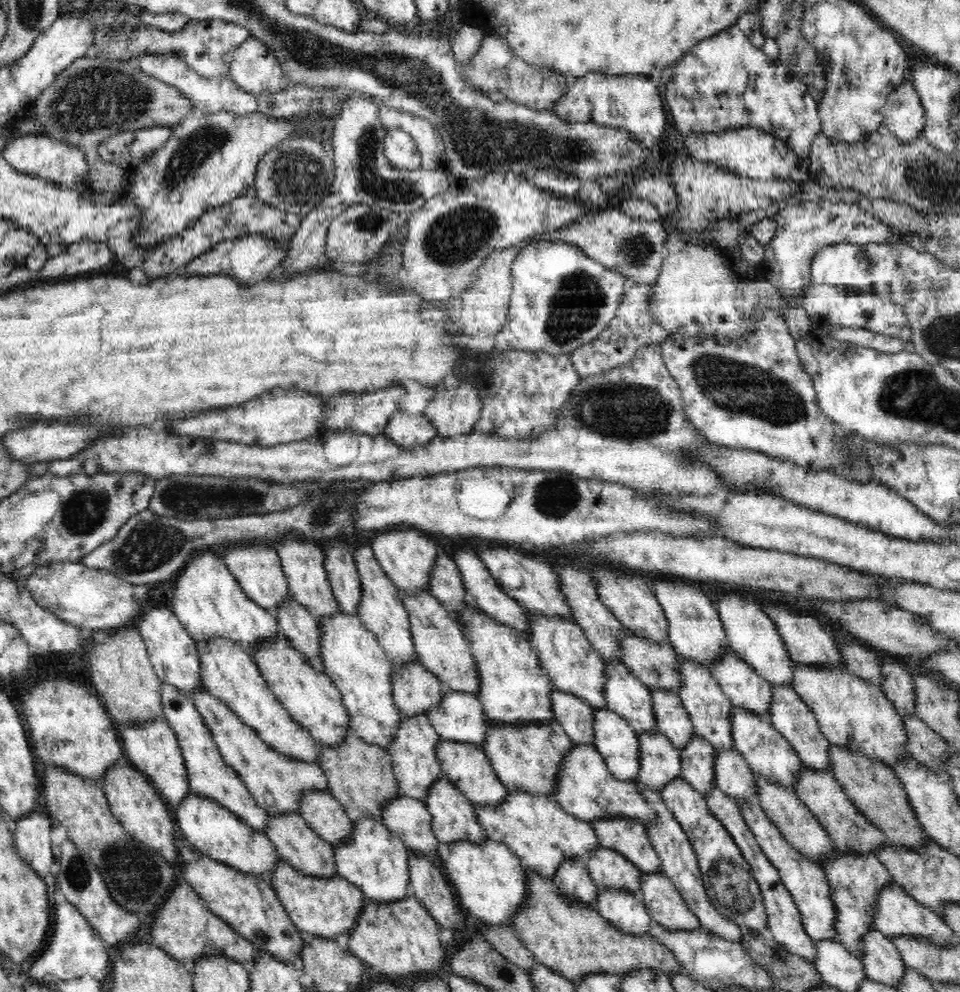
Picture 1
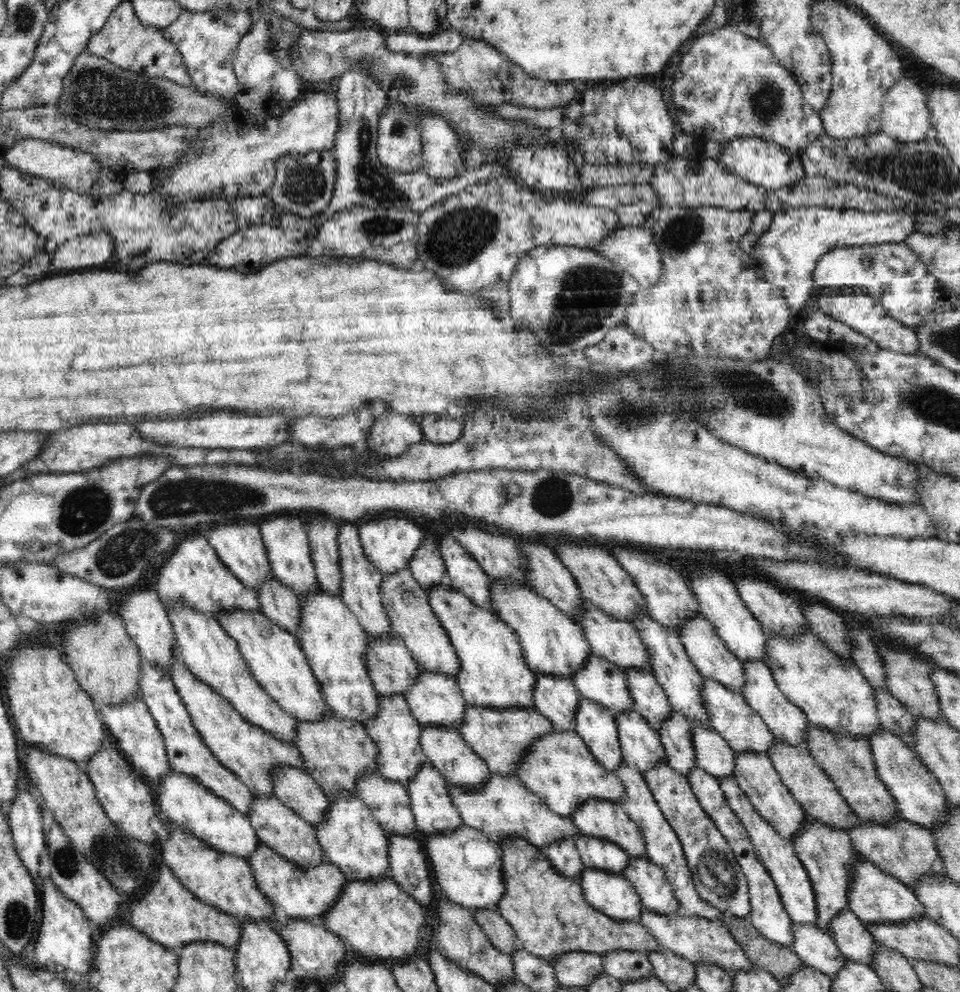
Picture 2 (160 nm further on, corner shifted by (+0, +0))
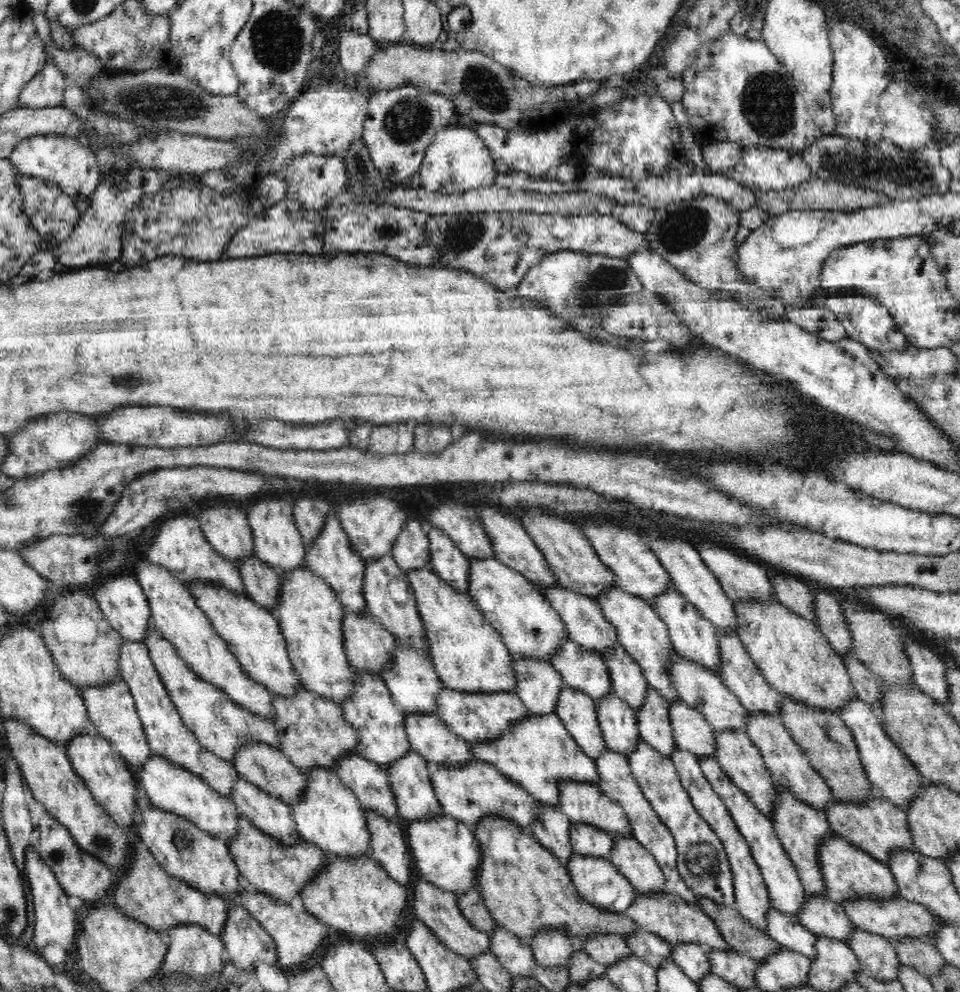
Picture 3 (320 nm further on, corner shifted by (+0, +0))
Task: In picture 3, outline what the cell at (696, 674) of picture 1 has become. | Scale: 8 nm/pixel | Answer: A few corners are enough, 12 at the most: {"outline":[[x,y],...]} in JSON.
{"outline":[[616,585],[592,599],[668,703],[674,649],[653,605]]}

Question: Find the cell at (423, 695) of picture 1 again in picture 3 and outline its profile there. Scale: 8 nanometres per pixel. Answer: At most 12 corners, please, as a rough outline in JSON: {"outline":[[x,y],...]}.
{"outline":[[344,613],[345,653],[379,675],[398,640],[372,613]]}

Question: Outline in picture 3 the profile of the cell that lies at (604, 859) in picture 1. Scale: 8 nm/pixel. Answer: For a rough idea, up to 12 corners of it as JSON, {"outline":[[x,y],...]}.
{"outline":[[572,823],[575,854],[610,858],[610,833],[594,825]]}

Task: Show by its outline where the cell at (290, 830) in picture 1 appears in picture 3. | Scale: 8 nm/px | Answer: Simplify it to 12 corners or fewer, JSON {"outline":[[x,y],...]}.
{"outline":[[243,779],[230,797],[240,814],[285,846],[303,839],[290,805]]}

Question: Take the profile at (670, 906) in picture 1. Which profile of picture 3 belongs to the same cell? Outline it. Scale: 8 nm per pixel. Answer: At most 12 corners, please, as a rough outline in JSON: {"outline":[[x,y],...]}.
{"outline":[[616,836],[612,864],[642,894],[664,891],[653,855]]}

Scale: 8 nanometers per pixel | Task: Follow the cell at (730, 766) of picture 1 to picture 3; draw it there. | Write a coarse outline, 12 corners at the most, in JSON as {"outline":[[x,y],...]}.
{"outline":[[680,699],[668,708],[676,745],[716,759],[706,718]]}

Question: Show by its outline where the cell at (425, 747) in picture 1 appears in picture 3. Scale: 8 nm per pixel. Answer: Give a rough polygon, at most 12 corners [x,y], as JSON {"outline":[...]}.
{"outline":[[356,670],[340,706],[357,755],[386,770],[412,750],[388,687]]}

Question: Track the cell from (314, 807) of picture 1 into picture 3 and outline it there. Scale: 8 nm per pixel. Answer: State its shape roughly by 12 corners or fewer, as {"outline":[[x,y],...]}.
{"outline":[[246,742],[233,768],[240,779],[286,804],[306,776],[279,749]]}

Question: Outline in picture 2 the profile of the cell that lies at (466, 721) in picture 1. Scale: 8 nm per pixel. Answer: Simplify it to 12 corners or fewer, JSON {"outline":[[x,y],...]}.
{"outline":[[422,669],[403,693],[424,727],[460,732],[464,701],[452,675]]}

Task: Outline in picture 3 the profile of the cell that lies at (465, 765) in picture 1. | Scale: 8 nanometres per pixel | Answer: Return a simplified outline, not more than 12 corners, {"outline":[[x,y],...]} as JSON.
{"outline":[[405,714],[412,749],[434,769],[476,759],[436,714]]}

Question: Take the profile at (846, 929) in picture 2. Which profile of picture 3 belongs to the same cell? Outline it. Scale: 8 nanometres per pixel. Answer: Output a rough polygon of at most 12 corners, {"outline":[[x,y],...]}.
{"outline":[[806,895],[796,915],[816,936],[846,944],[856,929],[842,905]]}

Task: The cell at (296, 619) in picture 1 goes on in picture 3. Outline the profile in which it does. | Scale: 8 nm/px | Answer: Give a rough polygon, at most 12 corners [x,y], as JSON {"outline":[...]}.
{"outline":[[255,554],[236,565],[247,596],[272,611],[281,572]]}

